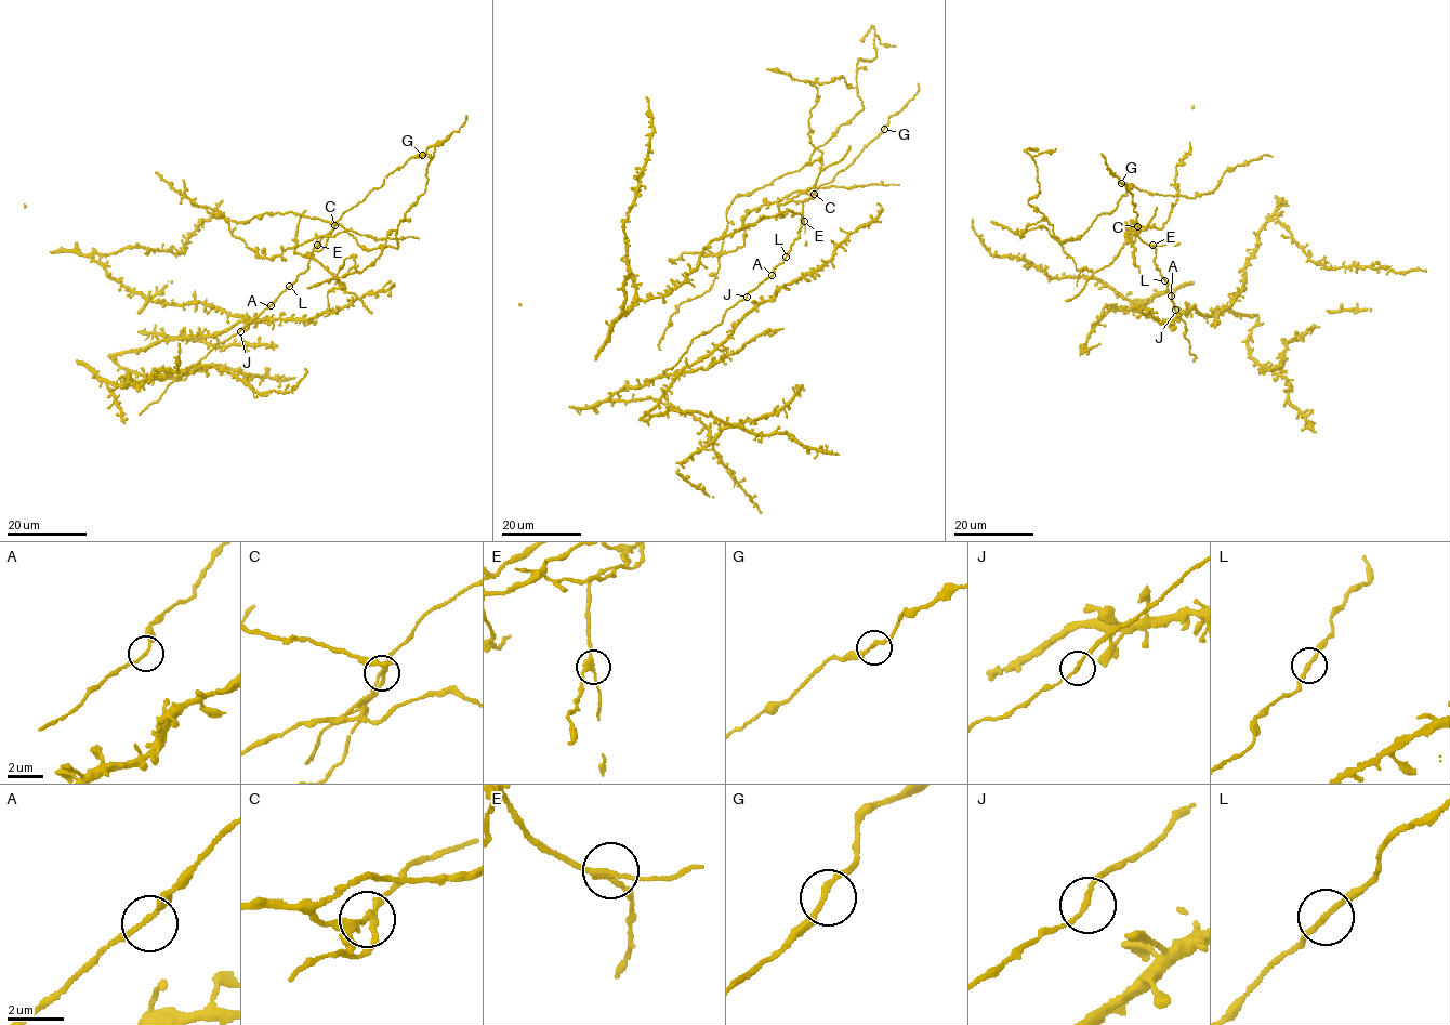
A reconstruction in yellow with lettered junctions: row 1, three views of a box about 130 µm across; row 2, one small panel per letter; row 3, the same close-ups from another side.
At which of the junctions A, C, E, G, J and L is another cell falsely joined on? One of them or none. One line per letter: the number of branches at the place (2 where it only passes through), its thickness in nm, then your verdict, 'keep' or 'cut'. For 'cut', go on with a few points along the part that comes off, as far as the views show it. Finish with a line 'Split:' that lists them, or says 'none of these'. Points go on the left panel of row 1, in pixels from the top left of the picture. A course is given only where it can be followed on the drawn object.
A: 2 branches meet; 140 nm thick; keep
C: 3 branches meet; 170 nm thick; cut; foreign part runs (334, 226), (310, 254), (345, 287), (337, 277), (344, 260), (355, 257), (350, 274), (377, 259), (450, 134)
E: 3 branches meet; 240 nm thick; keep
G: 2 branches meet; 200 nm thick; keep
J: 2 branches meet; 180 nm thick; keep
L: 2 branches meet; 190 nm thick; keep
Split: C

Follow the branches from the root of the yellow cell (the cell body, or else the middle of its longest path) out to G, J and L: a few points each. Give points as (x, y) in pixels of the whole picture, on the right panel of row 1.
G: (1172, 294), (1154, 260), (1156, 249), (1135, 233), (1136, 204), (1132, 204), (1133, 195), (1126, 184), (1121, 183)
J: (1172, 294), (1171, 301), (1175, 310)
L: (1172, 294), (1164, 280)

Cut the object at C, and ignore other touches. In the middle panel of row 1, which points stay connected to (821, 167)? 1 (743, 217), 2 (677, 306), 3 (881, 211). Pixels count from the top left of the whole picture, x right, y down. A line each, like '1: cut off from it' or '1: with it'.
1: with it
2: with it
3: cut off from it

